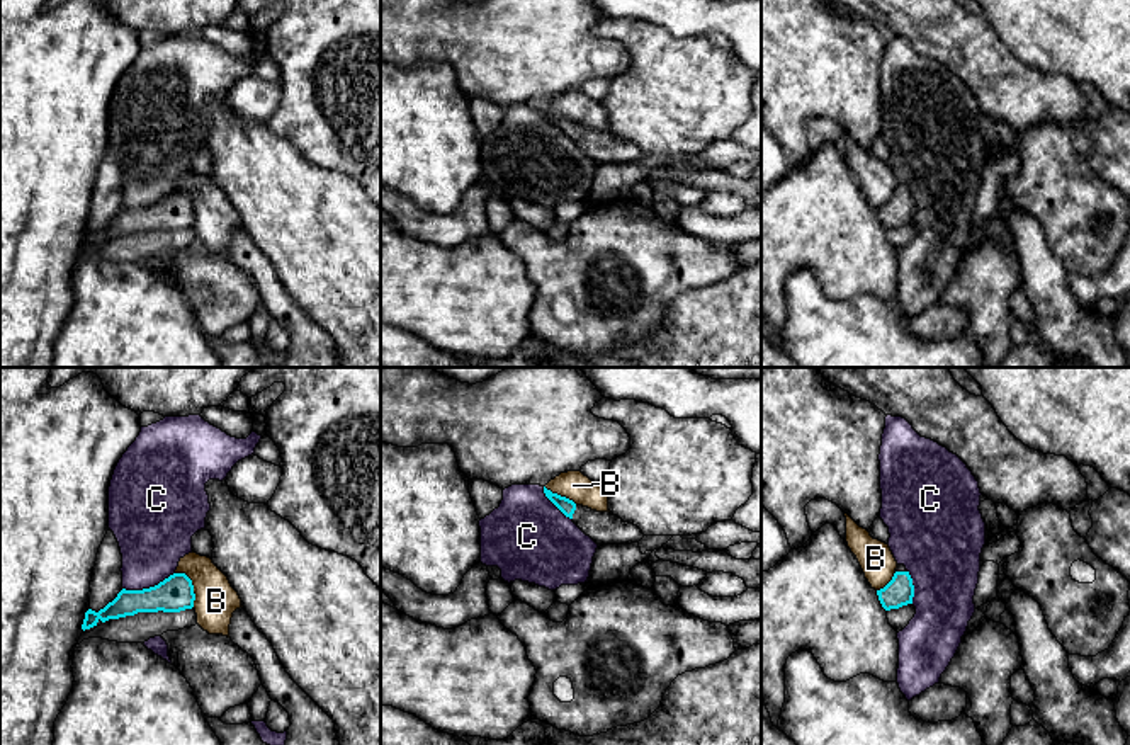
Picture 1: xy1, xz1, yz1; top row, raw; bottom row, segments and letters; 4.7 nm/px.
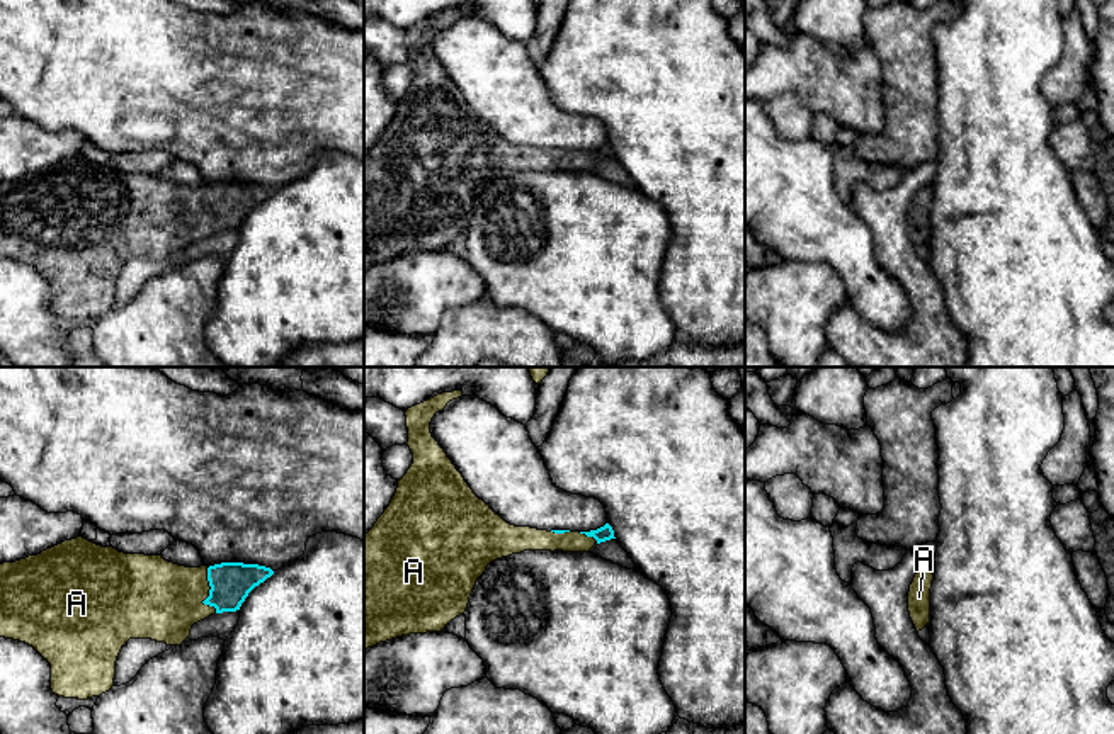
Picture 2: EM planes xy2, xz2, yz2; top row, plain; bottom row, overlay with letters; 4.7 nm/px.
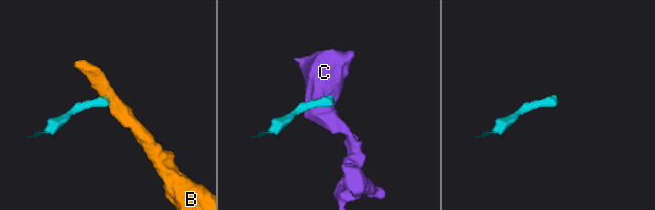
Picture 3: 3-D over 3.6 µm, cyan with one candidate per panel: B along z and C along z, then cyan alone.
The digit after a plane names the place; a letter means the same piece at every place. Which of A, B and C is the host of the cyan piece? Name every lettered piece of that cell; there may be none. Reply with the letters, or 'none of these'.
A

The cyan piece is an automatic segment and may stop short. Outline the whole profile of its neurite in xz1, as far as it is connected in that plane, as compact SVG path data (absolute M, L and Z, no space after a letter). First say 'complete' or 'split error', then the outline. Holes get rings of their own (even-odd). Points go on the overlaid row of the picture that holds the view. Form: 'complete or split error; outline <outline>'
split error; outline M545 486L544 493L596 544L630 544L639 543L644 537L642 531L637 526L624 522L612 512L596 512L588 507L576 505L573 500L552 493Z

